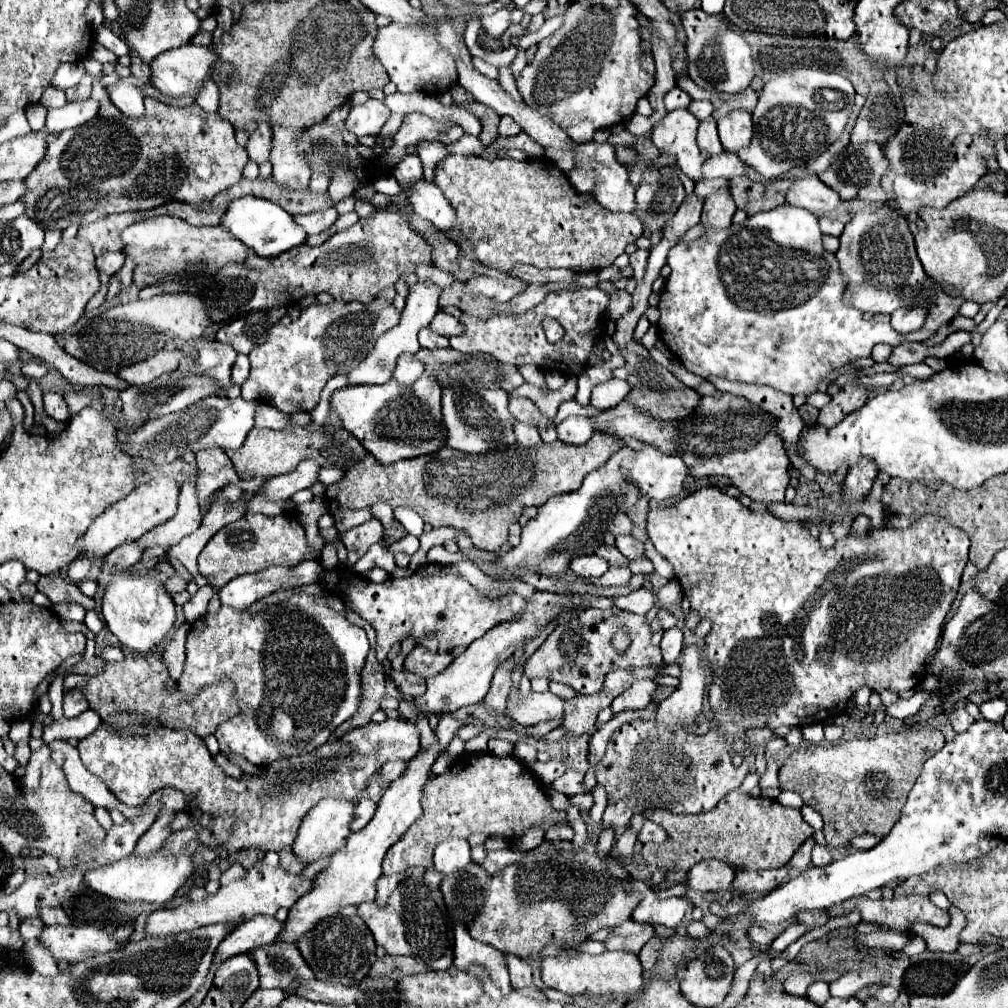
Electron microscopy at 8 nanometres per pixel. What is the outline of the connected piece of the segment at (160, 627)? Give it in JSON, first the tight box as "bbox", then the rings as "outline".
{"bbox":[103,574,175,652],"outline":[[[115,574],[103,594],[103,618],[123,646],[137,652],[153,650],[175,624],[175,604],[163,584],[149,574]]]}

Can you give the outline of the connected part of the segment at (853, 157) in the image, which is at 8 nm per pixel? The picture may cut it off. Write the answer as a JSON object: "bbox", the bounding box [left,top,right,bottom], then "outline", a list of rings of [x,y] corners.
{"bbox":[819,142,889,200],"outline":[[[875,142],[863,146],[849,146],[837,154],[831,166],[819,174],[819,180],[831,186],[841,200],[857,198],[859,188],[879,180],[889,162],[885,160],[881,146]]]}

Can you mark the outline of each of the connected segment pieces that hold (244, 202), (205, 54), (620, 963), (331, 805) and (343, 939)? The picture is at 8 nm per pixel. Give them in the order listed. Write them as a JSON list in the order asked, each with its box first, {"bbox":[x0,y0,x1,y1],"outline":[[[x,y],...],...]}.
[{"bbox":[221,196,307,258],"outline":[[[245,196],[229,204],[227,214],[223,216],[221,226],[225,226],[237,240],[241,240],[245,246],[253,248],[257,256],[263,258],[275,258],[281,252],[287,252],[295,246],[305,244],[307,234],[305,230],[293,220],[289,212],[285,212],[281,206],[277,206],[271,200],[255,198],[255,196]]]},{"bbox":[151,44,217,98],"outline":[[[185,44],[181,48],[167,50],[151,62],[151,86],[155,86],[165,96],[173,96],[173,98],[193,96],[195,98],[199,88],[203,86],[203,82],[211,80],[211,70],[213,70],[215,62],[217,62],[217,56],[205,46]]]},{"bbox":[541,952,643,996],"outline":[[[557,952],[545,956],[541,960],[541,980],[545,986],[567,992],[567,994],[585,994],[585,996],[601,996],[601,994],[637,994],[643,986],[643,970],[639,958],[629,952],[603,952],[603,954],[569,954]]]},{"bbox":[293,796,355,862],"outline":[[[335,796],[335,798],[323,798],[303,818],[299,834],[297,834],[297,840],[293,844],[293,852],[301,860],[313,862],[313,860],[325,858],[329,854],[333,854],[335,850],[343,848],[345,842],[347,842],[347,838],[349,838],[349,834],[351,834],[349,824],[353,820],[353,814],[355,814],[355,800],[353,802],[345,802],[345,798],[339,798],[339,796]]]},{"bbox":[297,916,377,986],"outline":[[[331,916],[319,922],[297,942],[297,948],[313,970],[315,978],[339,982],[345,986],[359,984],[377,958],[373,934],[359,916]]]}]

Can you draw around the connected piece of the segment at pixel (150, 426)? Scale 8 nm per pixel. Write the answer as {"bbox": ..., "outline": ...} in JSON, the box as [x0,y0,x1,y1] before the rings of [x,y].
{"bbox":[123,396,259,464],"outline":[[[209,396],[187,410],[163,416],[159,420],[145,422],[137,432],[131,434],[129,442],[123,446],[129,456],[139,456],[141,460],[151,460],[157,464],[179,458],[185,452],[199,452],[201,448],[219,446],[219,448],[239,448],[243,446],[247,434],[255,428],[255,414],[259,400],[245,398],[221,398]]]}

